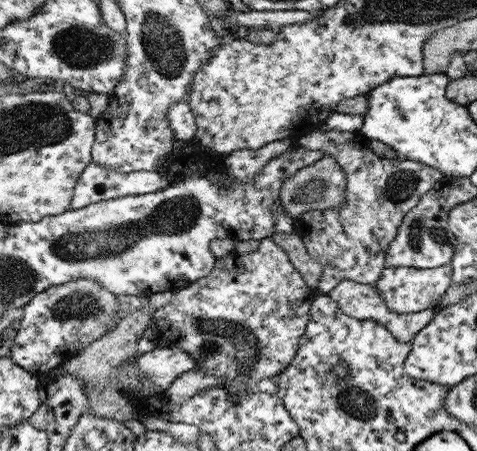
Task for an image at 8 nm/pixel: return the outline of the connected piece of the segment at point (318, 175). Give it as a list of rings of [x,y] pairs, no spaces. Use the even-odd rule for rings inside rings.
[[[324,156],[311,165],[296,171],[285,180],[279,190],[279,201],[283,210],[290,217],[297,218],[310,210],[342,208],[347,203],[346,187],[347,176],[342,167],[332,157]]]

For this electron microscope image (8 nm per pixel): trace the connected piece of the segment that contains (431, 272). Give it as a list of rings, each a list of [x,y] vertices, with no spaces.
[[[450,263],[436,268],[385,267],[381,277],[374,283],[378,296],[394,314],[414,314],[414,312],[434,309],[442,300],[446,289],[453,284]]]

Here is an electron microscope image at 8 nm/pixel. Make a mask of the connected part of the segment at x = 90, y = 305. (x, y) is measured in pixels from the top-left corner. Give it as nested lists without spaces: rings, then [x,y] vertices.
[[[91,278],[53,286],[24,306],[24,318],[10,350],[14,363],[37,376],[47,375],[75,357],[87,344],[100,339],[118,313],[116,295]]]

